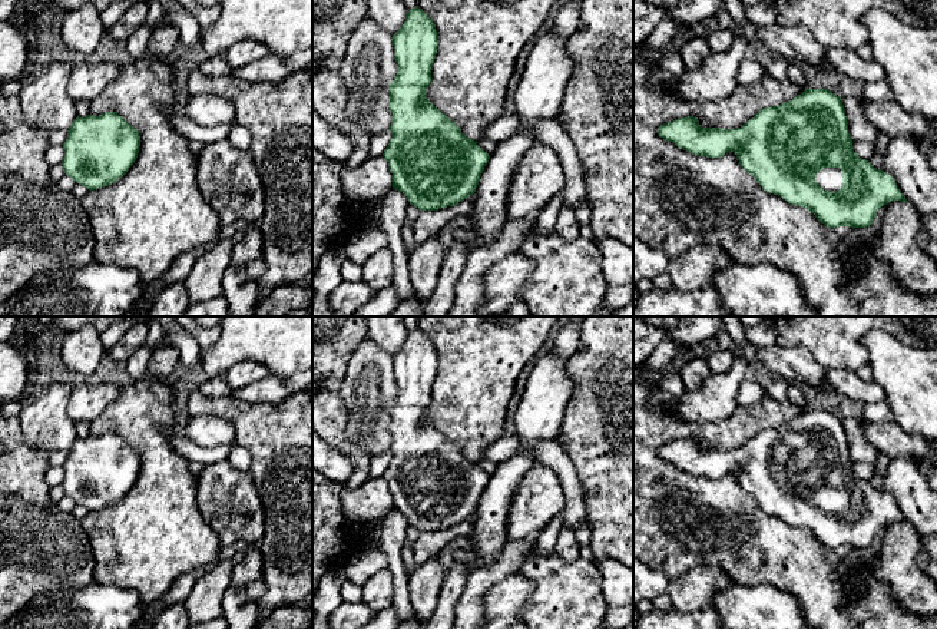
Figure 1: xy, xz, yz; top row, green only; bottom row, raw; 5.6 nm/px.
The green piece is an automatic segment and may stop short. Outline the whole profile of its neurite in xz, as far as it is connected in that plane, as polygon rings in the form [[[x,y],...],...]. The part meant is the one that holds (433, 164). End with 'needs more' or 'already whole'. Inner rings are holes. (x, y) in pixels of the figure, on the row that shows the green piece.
[[[418,7],[408,9],[404,24],[393,36],[393,46],[397,75],[388,89],[391,140],[383,153],[393,173],[393,188],[420,211],[456,206],[476,192],[490,155],[463,135],[426,96],[438,47],[431,19]]]; already whole

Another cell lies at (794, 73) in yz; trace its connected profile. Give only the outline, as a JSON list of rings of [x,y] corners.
[[[789,63],[787,70],[787,79],[791,80],[794,85],[807,89],[805,75],[797,63]]]

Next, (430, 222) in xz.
[[[476,192],[456,206],[441,208],[438,211],[420,211],[417,221],[413,224],[414,241],[405,246],[410,255],[418,245],[428,238],[441,232],[441,229],[456,216],[466,216],[471,212],[476,201]]]

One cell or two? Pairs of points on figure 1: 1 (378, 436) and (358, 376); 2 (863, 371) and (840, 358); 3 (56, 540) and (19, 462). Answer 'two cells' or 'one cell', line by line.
1: one cell
2: two cells
3: one cell

